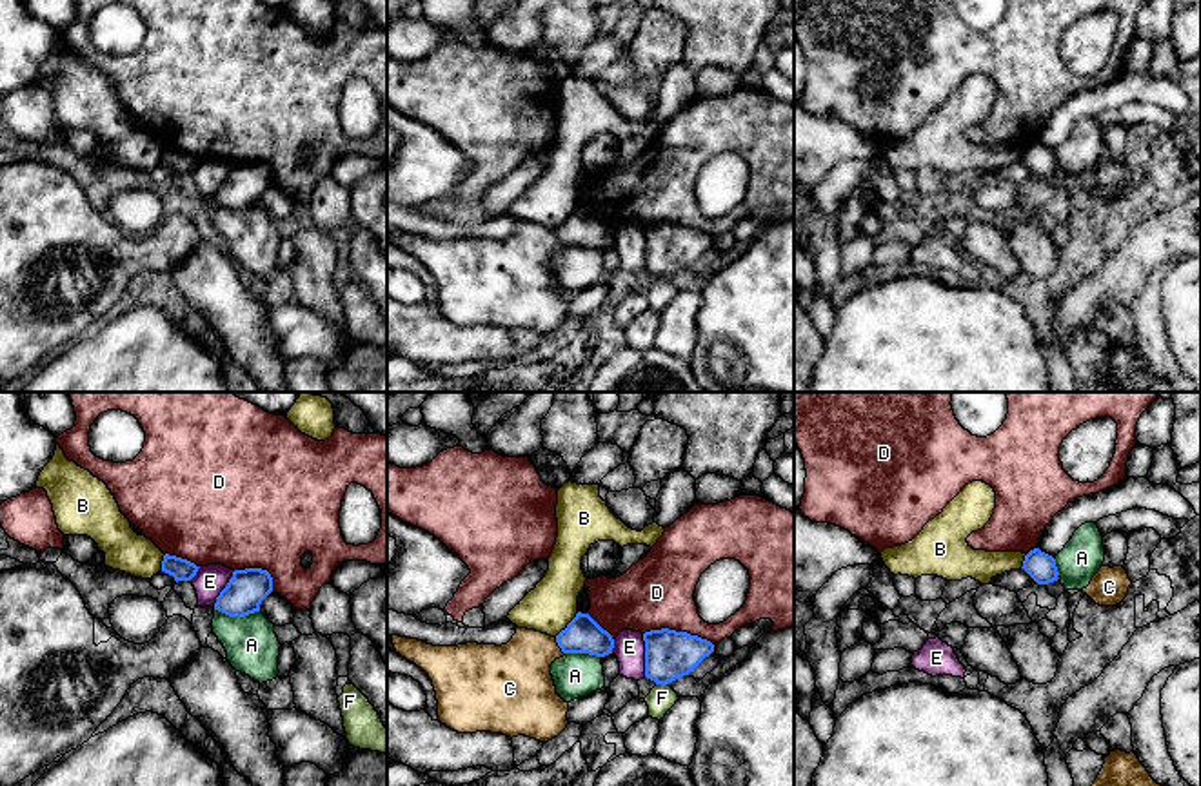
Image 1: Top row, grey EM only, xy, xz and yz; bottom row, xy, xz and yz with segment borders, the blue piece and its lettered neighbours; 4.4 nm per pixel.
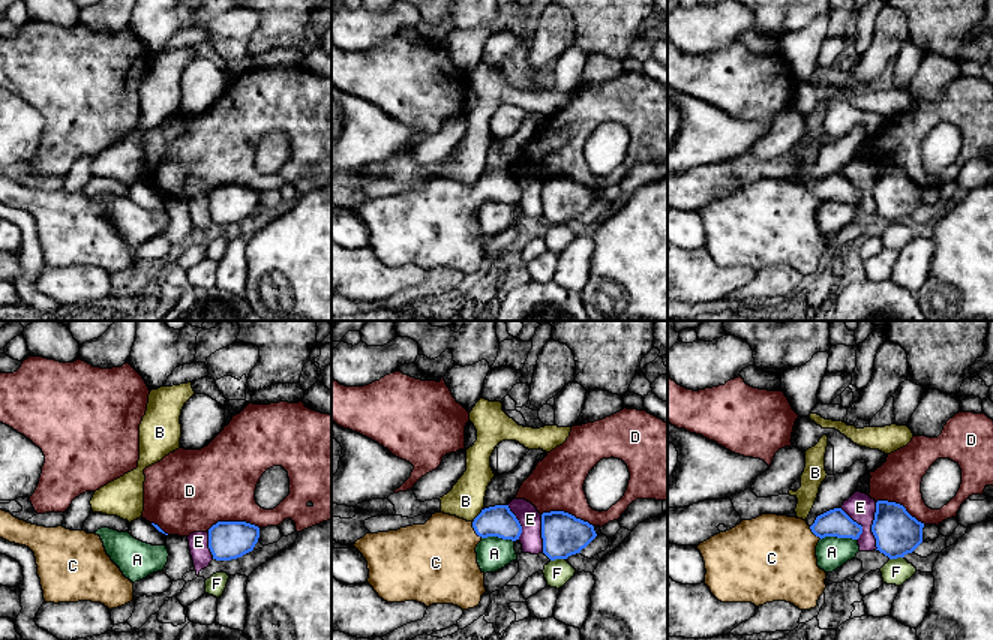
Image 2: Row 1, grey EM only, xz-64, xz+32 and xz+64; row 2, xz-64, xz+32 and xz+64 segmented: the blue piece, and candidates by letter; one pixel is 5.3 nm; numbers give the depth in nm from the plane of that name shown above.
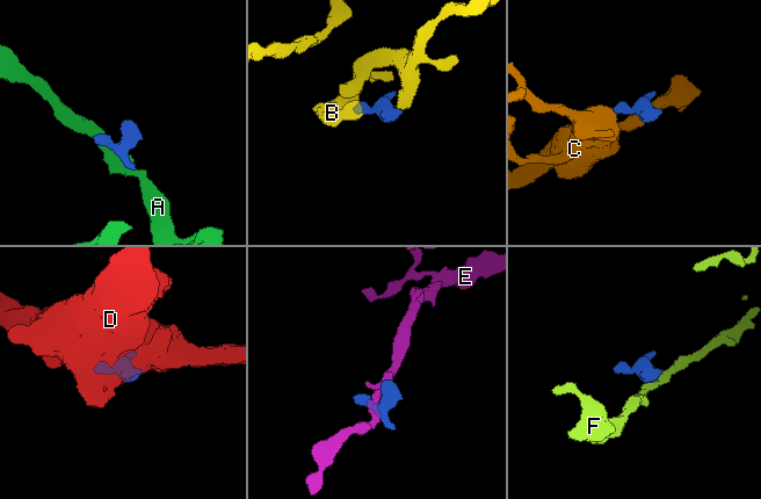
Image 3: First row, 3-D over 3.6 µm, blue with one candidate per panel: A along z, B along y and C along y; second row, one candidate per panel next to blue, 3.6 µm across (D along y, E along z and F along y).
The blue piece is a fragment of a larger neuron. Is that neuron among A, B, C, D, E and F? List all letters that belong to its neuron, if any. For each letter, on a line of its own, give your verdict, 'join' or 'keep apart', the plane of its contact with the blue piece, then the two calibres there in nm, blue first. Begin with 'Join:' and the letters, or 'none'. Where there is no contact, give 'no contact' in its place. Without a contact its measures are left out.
Join: C
A: keep apart; contact in xy; calibres 170 and 240 nm
B: keep apart; contact in xz; calibres 160 and 220 nm
C: join; contact in xz; calibres 160 and 320 nm
D: keep apart; contact in xz; calibres 220 and 320 nm
E: keep apart; contact in xz; calibres 220 and 140 nm
F: keep apart; contact in xz; calibres 220 and 120 nm

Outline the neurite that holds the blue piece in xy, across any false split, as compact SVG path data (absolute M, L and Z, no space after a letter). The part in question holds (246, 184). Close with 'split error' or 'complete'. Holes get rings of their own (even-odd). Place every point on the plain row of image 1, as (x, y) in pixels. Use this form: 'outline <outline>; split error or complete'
outline M262 162L234 163L220 185L214 203L229 211L245 211L260 205L262 194L273 185L273 171Z; complete

